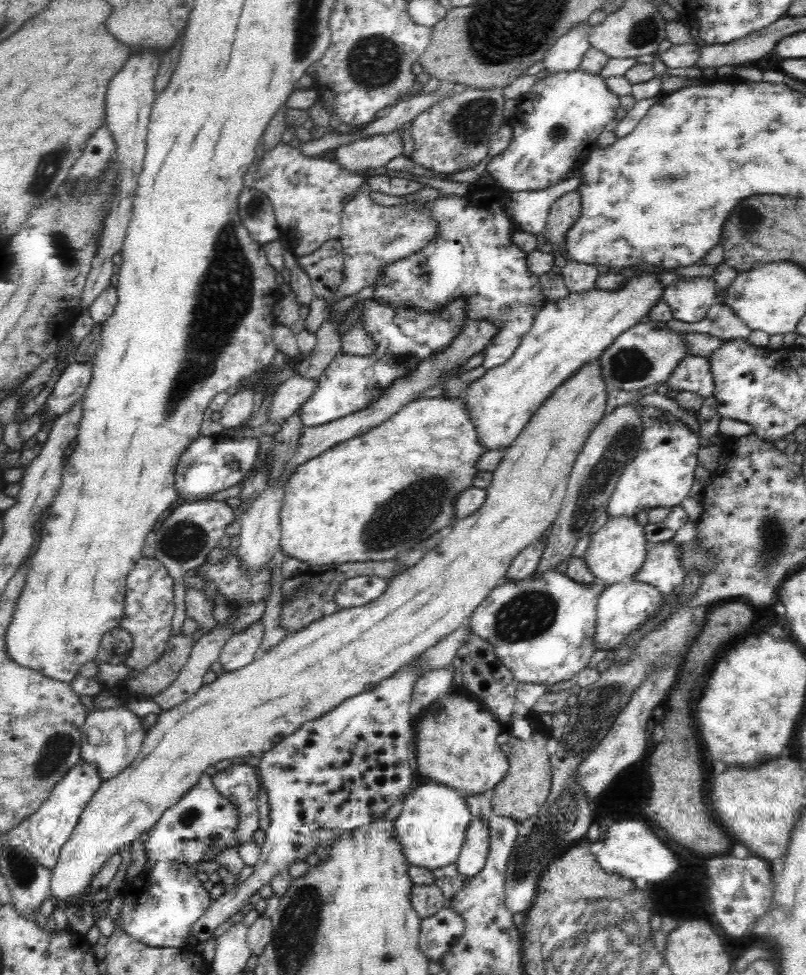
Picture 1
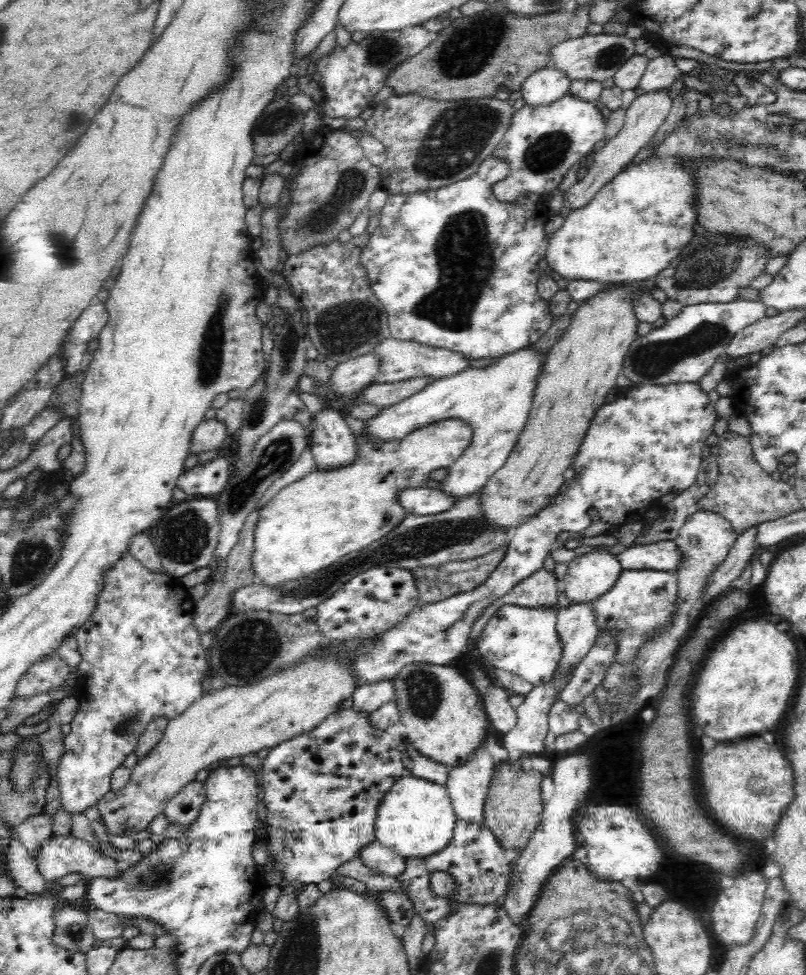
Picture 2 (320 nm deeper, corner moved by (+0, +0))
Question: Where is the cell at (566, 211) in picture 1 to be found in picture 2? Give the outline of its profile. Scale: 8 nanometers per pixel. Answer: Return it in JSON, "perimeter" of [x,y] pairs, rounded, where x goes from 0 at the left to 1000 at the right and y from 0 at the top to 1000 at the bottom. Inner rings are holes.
{"perimeter":[[[824,93],[799,95],[799,97],[789,99],[787,105],[775,113],[775,126],[769,135],[736,160],[737,166],[734,166],[734,170],[728,174],[725,183],[701,196],[699,201],[701,211],[708,213],[710,216],[727,211],[727,208],[737,203],[737,199],[749,189],[757,187],[779,168],[779,164],[811,139],[814,132],[830,118],[833,107],[831,98]]]}

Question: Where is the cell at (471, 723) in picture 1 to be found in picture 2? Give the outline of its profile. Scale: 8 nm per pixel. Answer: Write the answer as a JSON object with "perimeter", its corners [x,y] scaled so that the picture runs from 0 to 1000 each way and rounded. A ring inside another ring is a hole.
{"perimeter":[[[509,679],[486,695],[489,718],[507,761],[521,773],[553,786],[576,784],[609,752],[593,709],[561,683]]]}

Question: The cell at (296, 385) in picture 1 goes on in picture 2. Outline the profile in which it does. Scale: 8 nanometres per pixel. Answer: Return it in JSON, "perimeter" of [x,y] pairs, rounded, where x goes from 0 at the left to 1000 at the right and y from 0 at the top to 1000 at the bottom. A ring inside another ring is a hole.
{"perimeter":[[[465,360],[419,372],[409,389],[411,404],[437,404],[464,392],[473,374]]]}

